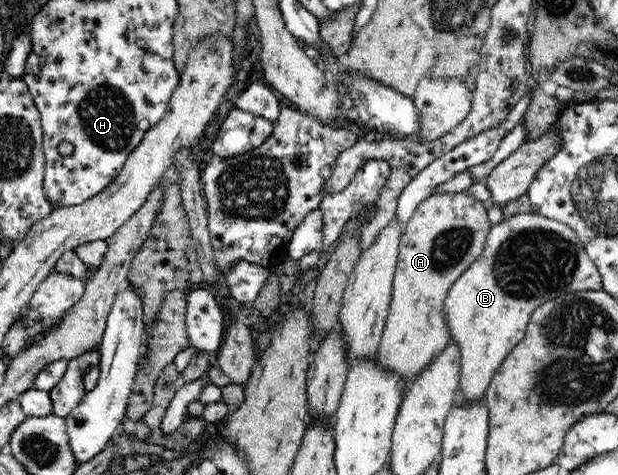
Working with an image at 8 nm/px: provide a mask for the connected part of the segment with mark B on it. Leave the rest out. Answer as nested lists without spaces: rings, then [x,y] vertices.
[[[531,212],[515,214],[509,220],[503,219],[491,226],[481,256],[453,282],[444,300],[444,316],[450,338],[460,346],[460,394],[457,397],[466,404],[485,399],[493,374],[525,336],[531,315],[538,306],[568,292],[601,291],[602,288],[602,277],[596,264],[569,225]]]

